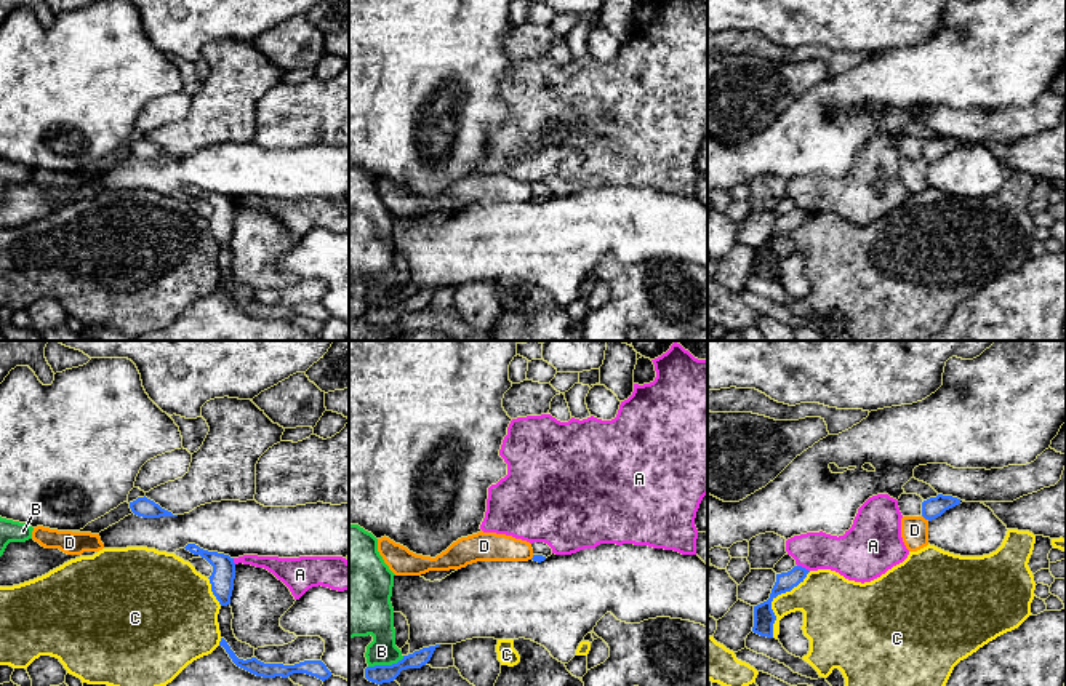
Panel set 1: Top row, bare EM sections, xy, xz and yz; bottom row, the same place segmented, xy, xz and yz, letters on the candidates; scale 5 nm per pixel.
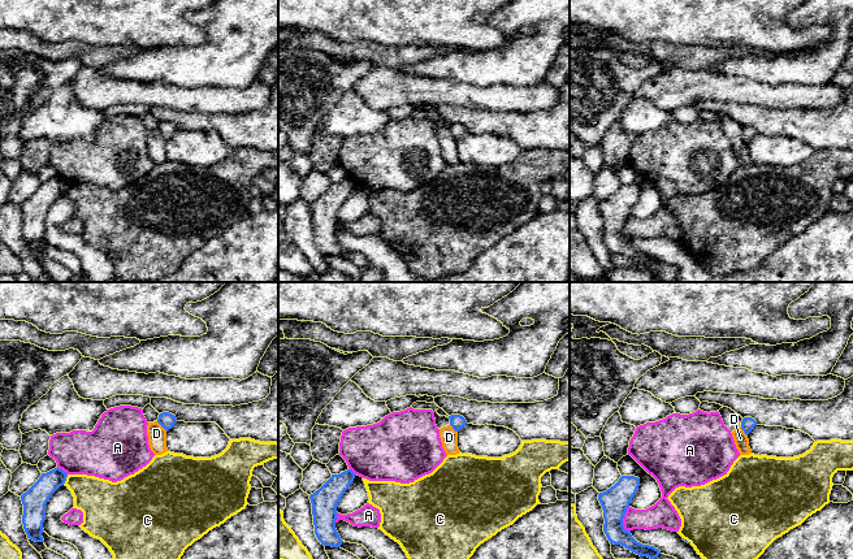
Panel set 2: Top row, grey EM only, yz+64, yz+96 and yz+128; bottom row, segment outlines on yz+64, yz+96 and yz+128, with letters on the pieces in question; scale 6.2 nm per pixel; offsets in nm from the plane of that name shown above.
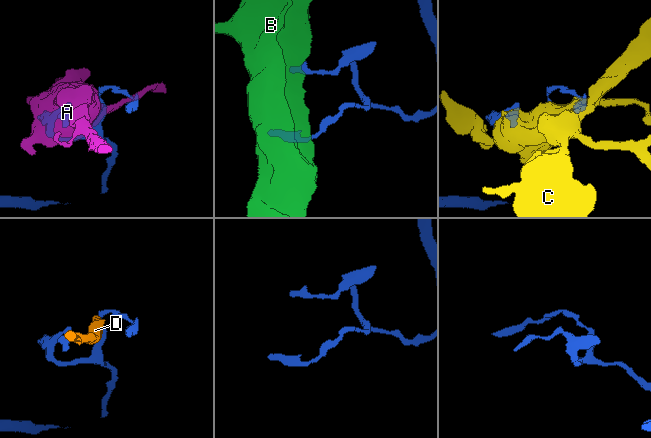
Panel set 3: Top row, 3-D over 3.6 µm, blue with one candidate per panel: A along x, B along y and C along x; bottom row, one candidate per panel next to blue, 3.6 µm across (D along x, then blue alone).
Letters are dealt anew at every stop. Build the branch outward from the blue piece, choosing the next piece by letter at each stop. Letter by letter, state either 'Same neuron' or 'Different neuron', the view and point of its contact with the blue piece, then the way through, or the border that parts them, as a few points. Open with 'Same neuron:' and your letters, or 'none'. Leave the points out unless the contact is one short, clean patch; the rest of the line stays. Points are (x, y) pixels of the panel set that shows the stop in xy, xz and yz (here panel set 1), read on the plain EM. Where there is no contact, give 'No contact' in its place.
Same neuron: none
A: Different neuron. Touches blue at yz (804, 210)
B: Different neuron. Touches blue at xz (386, 307)
C: Different neuron. Touches blue at yz (772, 242)
D: Different neuron. Touches blue at yz (925, 160). Boundary: yz (922, 157), (929, 162)

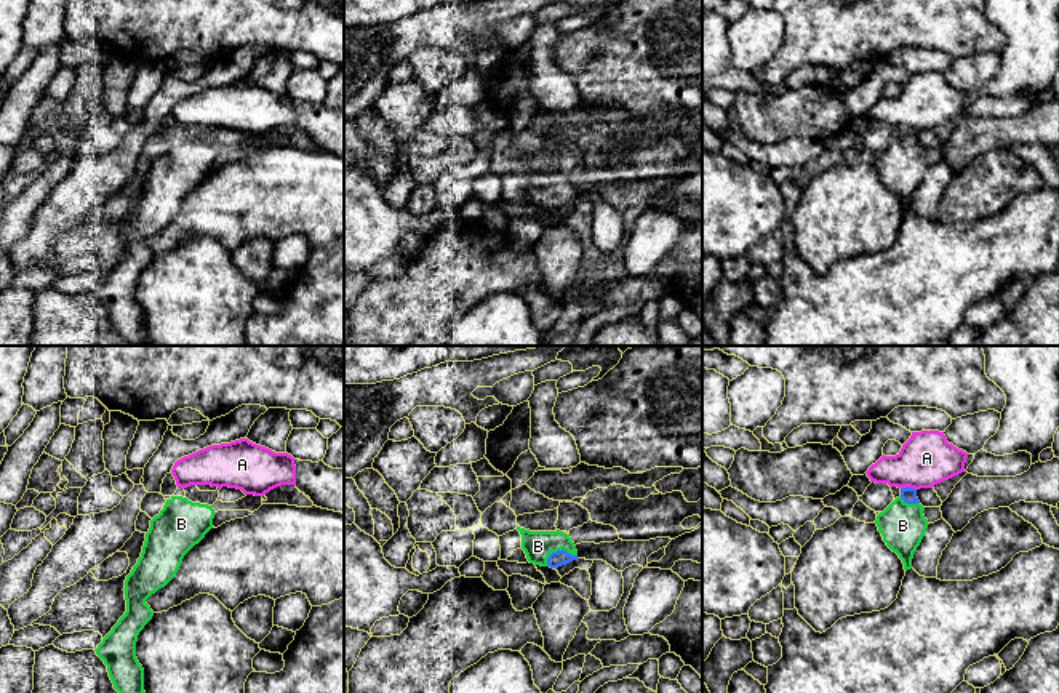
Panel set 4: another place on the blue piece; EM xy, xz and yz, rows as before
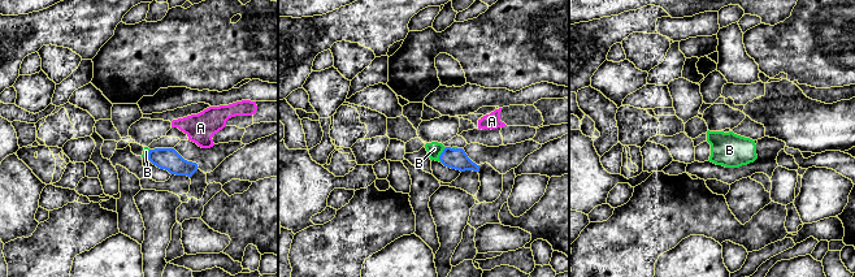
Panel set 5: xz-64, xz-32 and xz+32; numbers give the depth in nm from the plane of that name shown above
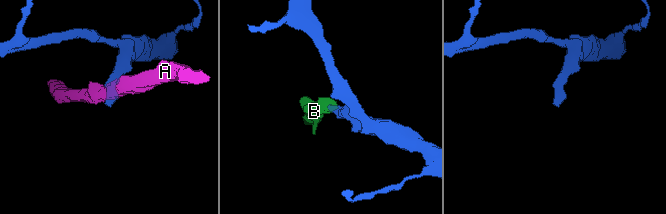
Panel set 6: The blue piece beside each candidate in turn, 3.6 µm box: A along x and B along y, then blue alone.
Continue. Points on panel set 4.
Same neuron: B
A: Different neuron. Touches blue at yz (909, 128). Boundary: yz (901, 128), (912, 128), (915, 132)
B: Same neuron. Touches blue at xz (559, 192). Path across: xz (560, 199), (559, 192), (538, 188)

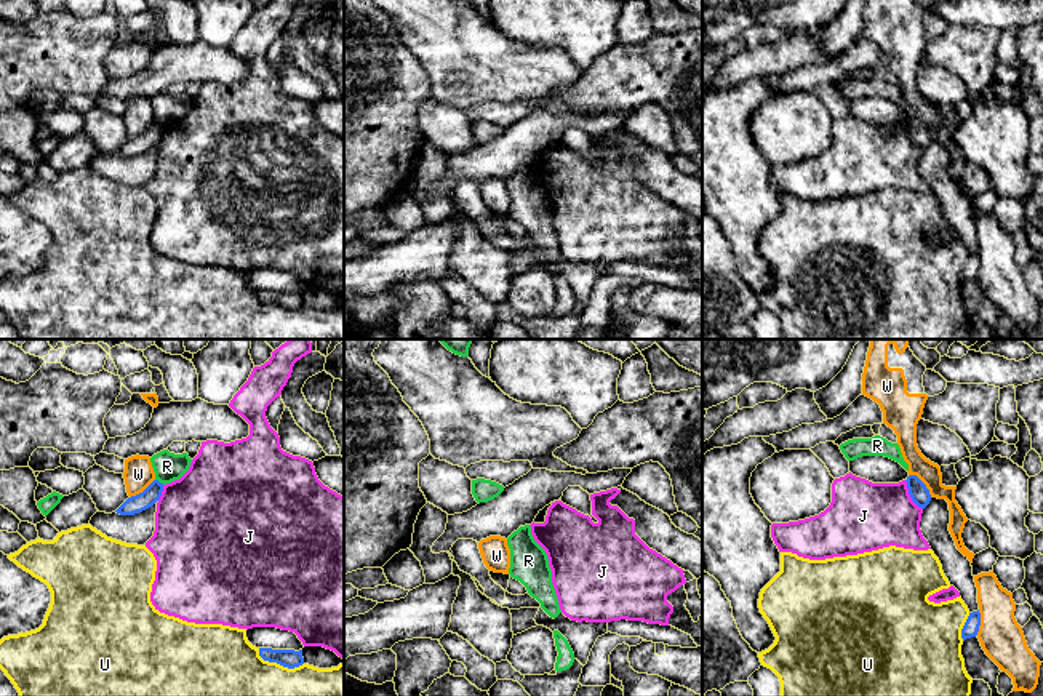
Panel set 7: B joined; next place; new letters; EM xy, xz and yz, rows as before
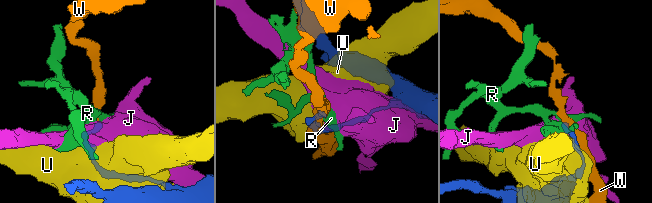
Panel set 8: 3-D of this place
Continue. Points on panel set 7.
Same neuron: none
J: Different neuron. Touches blue at yz (909, 135)
R: Different neuron. Touches blue at xy (159, 124). Boundary: xy (155, 120), (163, 125)
U: Different neuron. Touches blue at xy (279, 304)
W: Different neuron. Touches blue at yz (923, 125)

